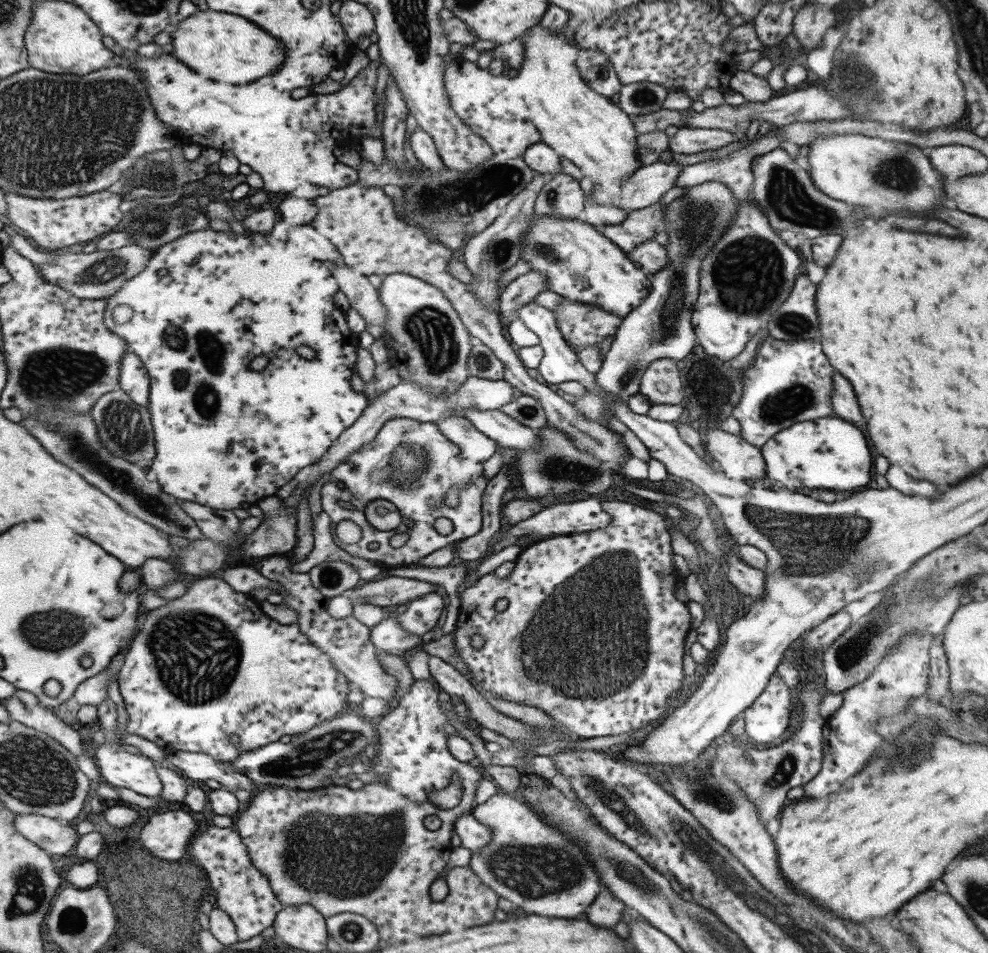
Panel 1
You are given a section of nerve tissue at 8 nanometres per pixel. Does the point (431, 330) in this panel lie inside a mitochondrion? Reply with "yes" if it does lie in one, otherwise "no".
yes

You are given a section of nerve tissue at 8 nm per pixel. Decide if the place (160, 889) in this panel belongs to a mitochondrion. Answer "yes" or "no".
yes

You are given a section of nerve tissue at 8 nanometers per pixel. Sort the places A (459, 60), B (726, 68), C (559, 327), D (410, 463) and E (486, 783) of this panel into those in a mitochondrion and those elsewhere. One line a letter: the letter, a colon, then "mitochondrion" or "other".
A: other
B: other
C: other
D: mitochondrion
E: other

